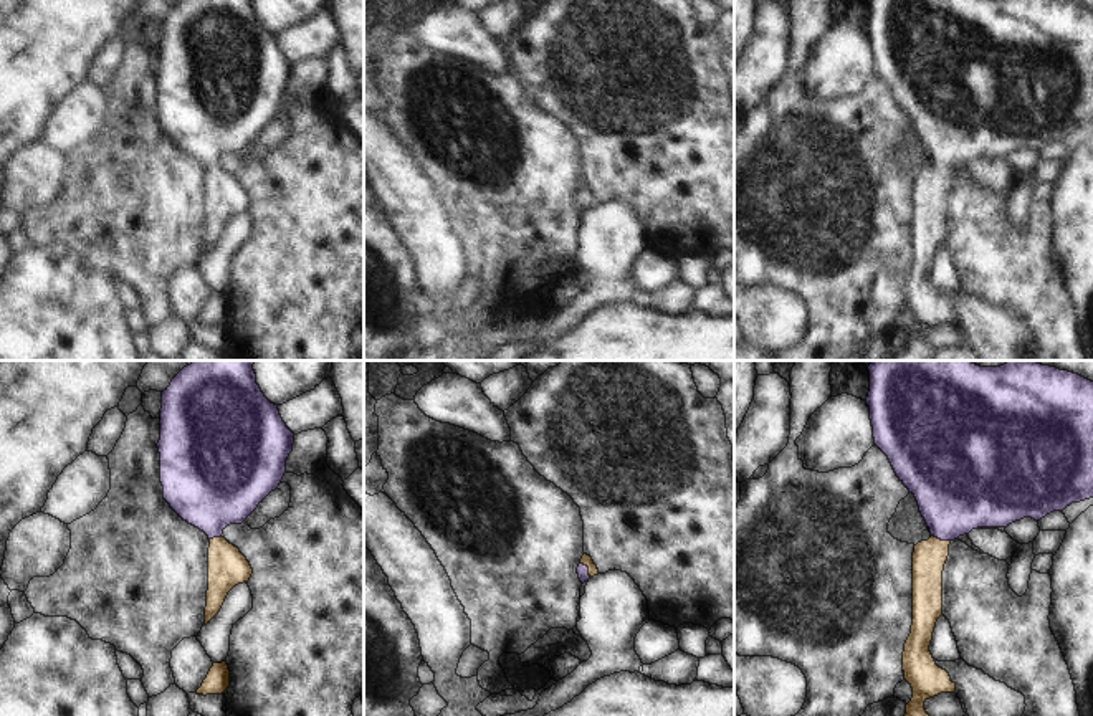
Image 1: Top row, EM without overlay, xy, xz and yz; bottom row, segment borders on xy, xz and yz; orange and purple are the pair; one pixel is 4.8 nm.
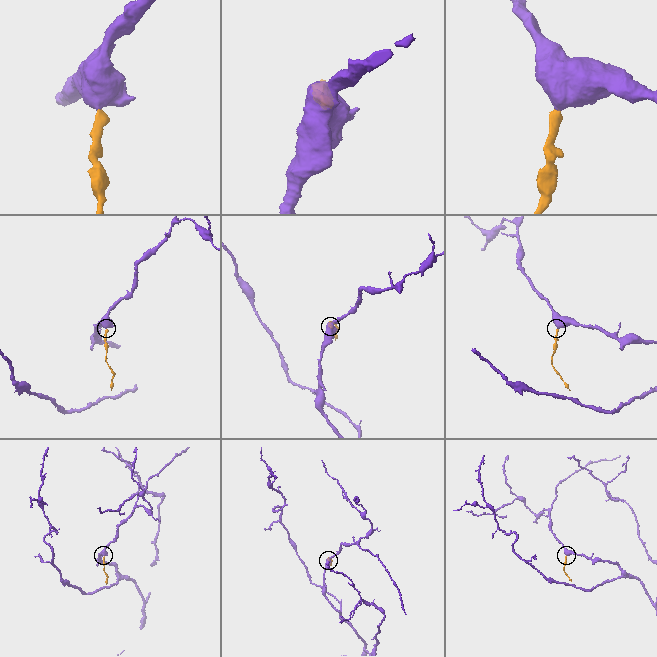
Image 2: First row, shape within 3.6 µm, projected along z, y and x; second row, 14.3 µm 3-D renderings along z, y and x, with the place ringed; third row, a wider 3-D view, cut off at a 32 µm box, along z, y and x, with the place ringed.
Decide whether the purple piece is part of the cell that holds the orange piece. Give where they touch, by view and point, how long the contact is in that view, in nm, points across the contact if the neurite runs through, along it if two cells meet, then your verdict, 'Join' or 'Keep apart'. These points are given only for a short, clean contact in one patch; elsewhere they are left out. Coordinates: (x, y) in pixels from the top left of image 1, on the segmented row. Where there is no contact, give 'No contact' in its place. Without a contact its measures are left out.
Touches orange at yz (940, 539). Shared border 100 nm. Path across: yz (930, 556), (940, 539), (956, 491). Join.

